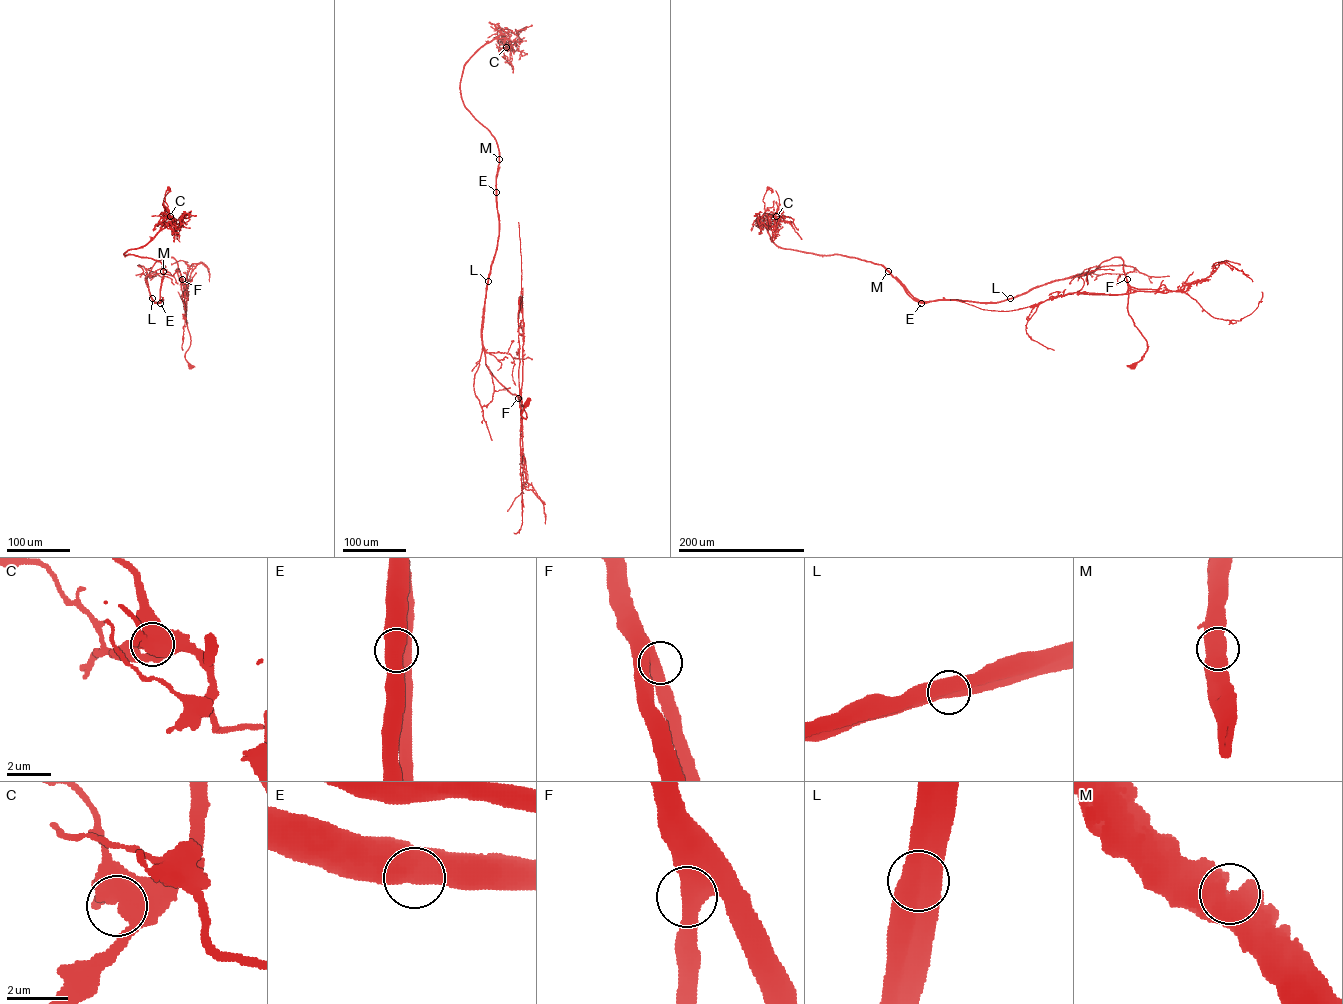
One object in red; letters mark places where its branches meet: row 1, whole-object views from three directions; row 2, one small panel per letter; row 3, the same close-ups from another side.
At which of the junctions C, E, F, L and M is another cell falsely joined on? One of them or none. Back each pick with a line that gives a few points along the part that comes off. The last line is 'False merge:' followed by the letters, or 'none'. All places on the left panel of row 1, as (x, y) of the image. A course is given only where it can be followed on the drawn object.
L: foreign part runs (152, 299), (146, 276), (138, 265), (158, 273), (150, 280)
False merge: L

